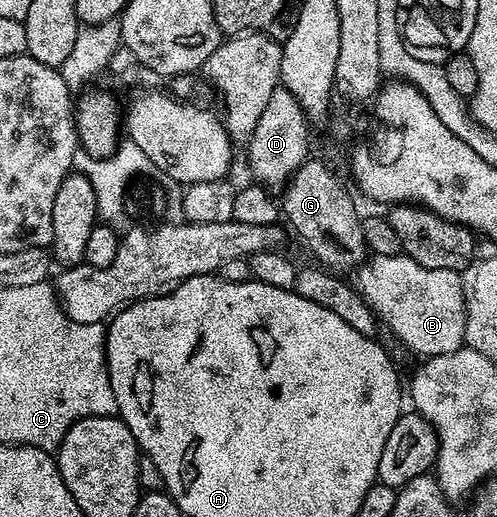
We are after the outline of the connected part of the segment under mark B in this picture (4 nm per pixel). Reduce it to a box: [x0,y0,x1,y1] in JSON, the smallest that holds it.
[356,256,466,358]

